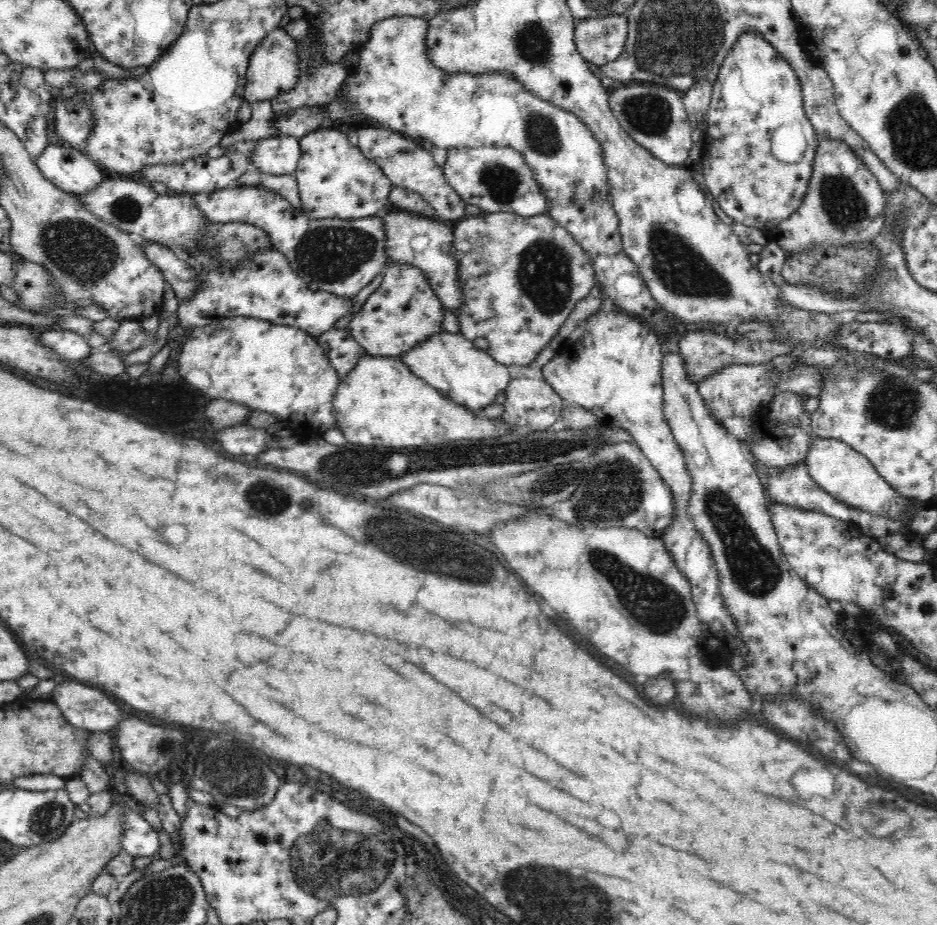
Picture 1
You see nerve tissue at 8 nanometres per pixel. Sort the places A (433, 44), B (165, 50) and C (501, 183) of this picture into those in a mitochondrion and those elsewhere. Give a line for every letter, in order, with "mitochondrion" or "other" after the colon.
A: other
B: other
C: mitochondrion

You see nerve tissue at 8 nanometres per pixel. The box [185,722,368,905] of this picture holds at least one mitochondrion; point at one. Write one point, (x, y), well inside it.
(231, 772)

